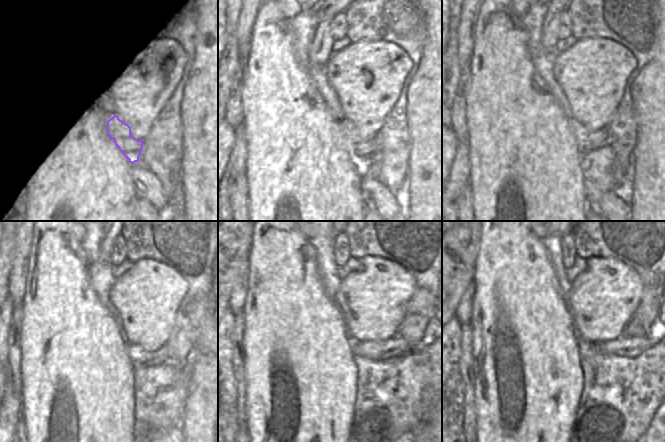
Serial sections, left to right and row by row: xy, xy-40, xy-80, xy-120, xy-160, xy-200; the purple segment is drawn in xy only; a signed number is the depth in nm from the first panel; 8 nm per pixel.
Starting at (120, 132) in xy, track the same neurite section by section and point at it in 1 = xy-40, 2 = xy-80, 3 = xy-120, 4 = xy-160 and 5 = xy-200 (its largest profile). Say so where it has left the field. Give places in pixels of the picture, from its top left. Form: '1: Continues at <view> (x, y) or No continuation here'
1: Continues at xy-40 (360, 149)
2: Continues at xy-80 (587, 140)
3: Continues at xy-120 (137, 355)
4: Continues at xy-160 (395, 346)
5: Continues at xy-200 (629, 347).

